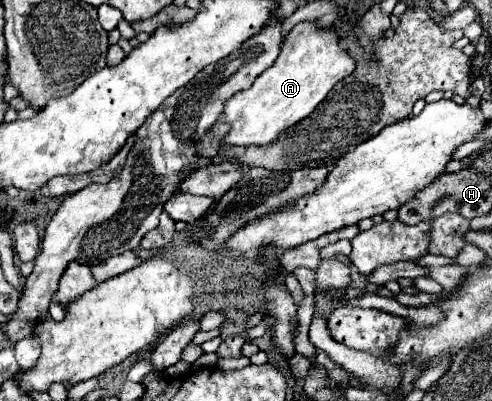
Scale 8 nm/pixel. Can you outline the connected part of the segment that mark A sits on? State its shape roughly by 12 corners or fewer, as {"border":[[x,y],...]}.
{"border":[[298,23],[224,107],[228,145],[272,143],[356,69],[334,29]]}

